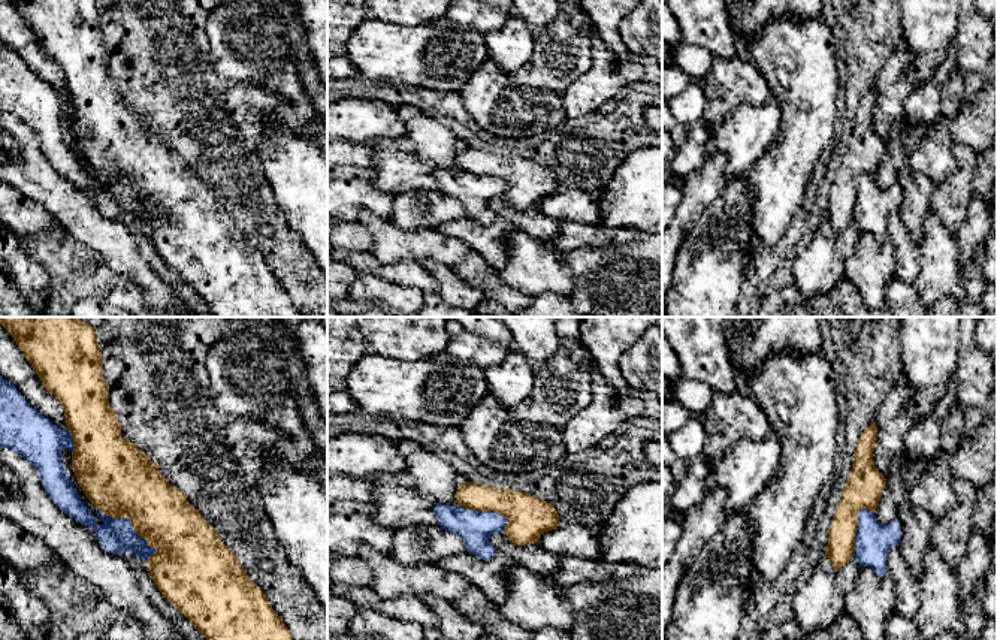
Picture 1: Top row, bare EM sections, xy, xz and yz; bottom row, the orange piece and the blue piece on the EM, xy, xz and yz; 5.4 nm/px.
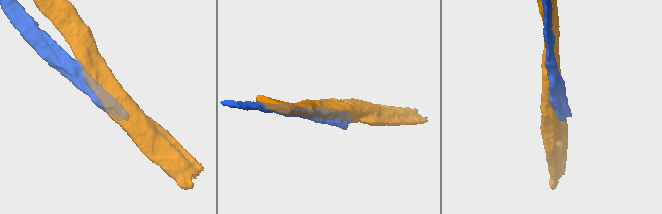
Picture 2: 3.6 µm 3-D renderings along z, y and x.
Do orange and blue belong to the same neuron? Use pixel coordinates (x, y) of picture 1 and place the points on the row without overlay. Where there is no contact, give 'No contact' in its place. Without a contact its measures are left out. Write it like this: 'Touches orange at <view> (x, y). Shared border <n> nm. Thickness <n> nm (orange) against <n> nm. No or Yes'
Touches orange at xy (130, 187). Shared border 420 nm. Thickness 400 nm (orange) against 190 nm. No

